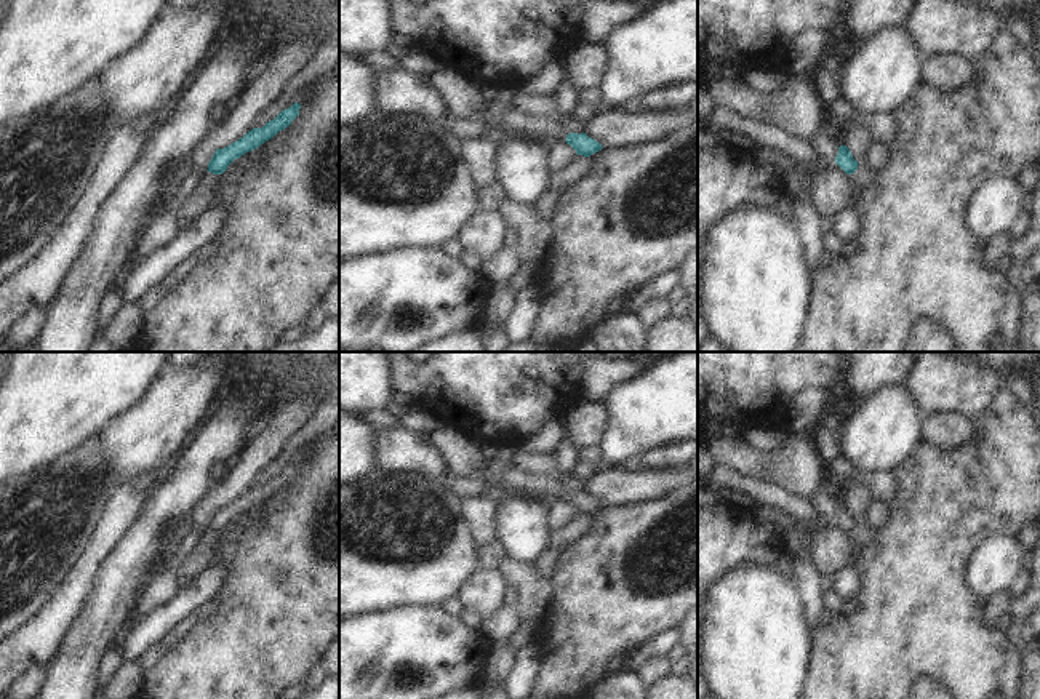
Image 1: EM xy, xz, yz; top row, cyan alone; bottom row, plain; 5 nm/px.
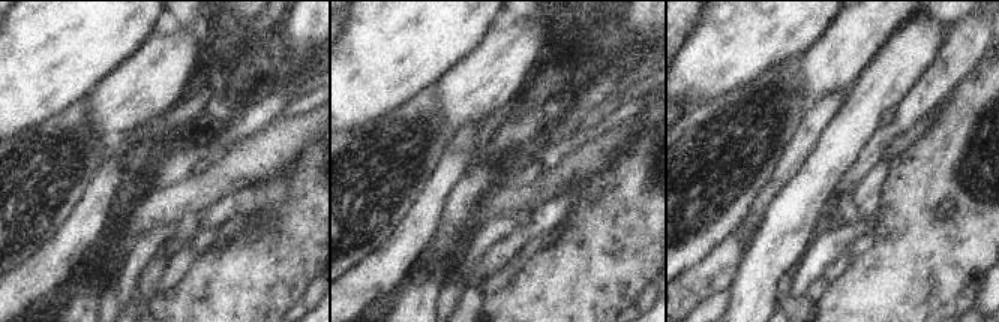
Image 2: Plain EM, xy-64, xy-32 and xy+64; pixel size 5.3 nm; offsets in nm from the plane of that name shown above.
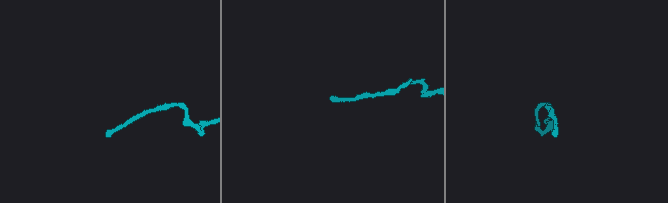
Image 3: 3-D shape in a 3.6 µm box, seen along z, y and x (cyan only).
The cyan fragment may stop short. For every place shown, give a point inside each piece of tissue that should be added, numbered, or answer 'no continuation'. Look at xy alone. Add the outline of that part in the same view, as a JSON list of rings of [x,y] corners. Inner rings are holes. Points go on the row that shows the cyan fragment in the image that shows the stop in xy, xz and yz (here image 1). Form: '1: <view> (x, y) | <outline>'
no continuation

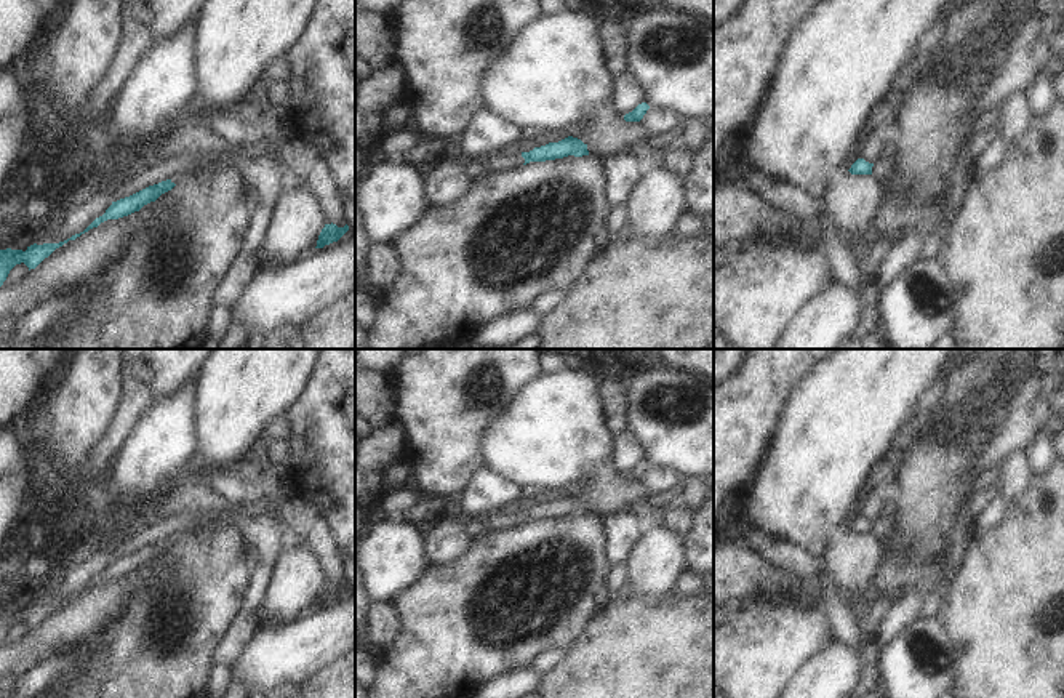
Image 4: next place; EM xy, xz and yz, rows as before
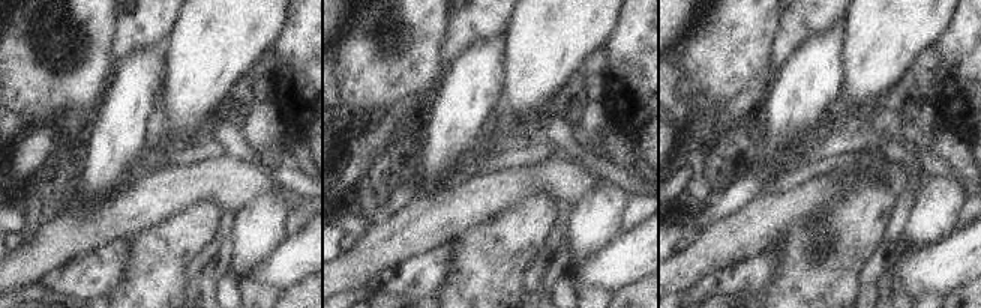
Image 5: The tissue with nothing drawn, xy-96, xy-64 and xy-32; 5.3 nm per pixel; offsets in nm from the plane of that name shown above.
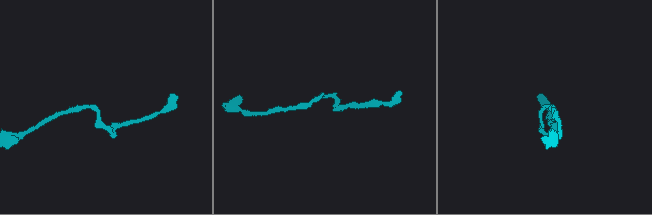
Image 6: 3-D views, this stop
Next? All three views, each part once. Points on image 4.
no continuation

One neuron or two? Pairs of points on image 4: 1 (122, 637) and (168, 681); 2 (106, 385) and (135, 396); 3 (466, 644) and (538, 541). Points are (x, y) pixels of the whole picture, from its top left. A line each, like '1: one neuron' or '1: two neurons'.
1: one neuron
2: two neurons
3: one neuron

